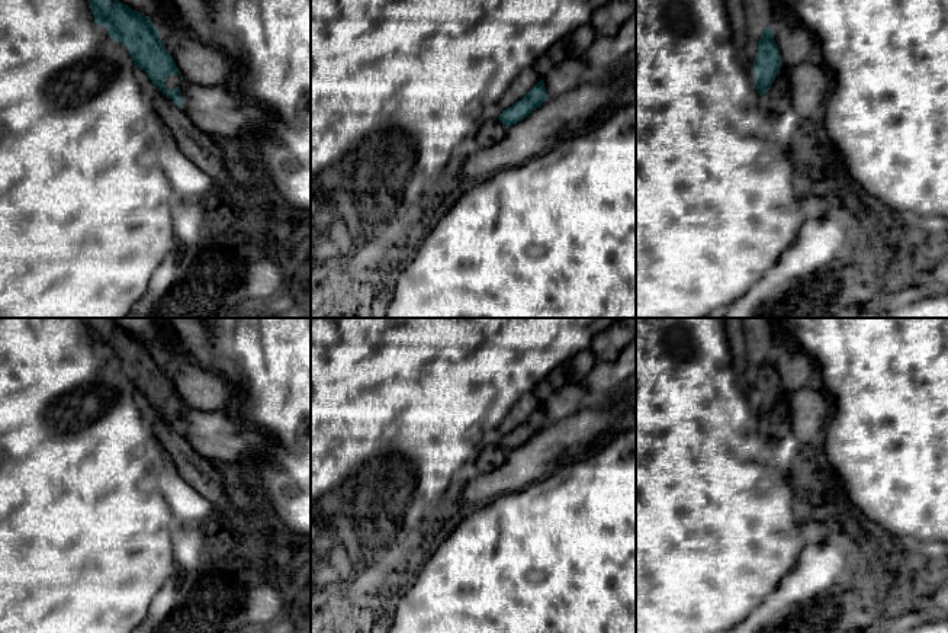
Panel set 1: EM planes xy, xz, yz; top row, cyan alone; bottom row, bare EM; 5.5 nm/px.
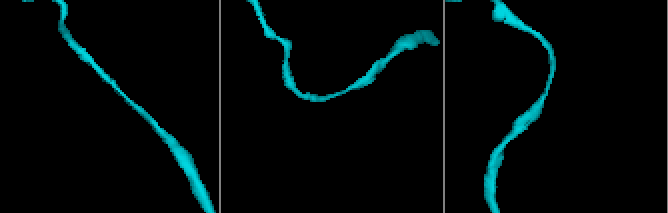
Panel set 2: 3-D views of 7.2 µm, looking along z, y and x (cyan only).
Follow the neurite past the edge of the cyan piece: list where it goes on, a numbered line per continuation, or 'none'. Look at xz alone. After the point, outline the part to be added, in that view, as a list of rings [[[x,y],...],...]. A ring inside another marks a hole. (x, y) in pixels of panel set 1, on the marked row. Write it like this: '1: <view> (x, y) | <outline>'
none

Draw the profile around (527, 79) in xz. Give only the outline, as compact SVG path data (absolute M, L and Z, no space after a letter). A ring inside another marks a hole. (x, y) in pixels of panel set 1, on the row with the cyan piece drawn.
M533 67L524 68L498 102L501 110L507 110L520 102L540 81L540 78L542 77Z

